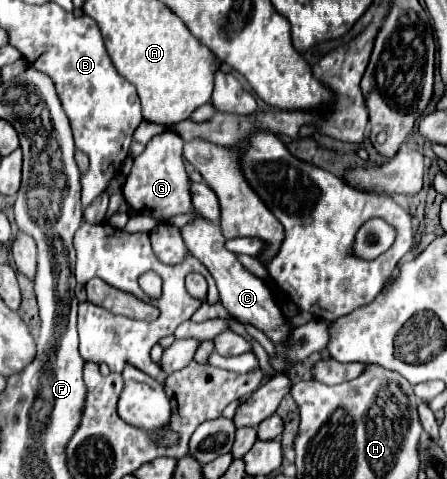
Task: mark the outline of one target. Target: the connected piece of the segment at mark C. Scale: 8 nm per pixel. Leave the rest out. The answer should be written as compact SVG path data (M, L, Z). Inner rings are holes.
M197 218L195 222L187 224L183 230L183 240L187 244L187 250L199 258L207 270L211 272L211 276L215 278L217 282L217 288L219 288L219 296L221 296L221 304L239 320L239 322L249 322L253 324L255 328L259 328L261 332L265 332L271 342L287 342L289 340L289 334L293 330L293 326L283 318L281 310L277 308L275 300L273 300L273 294L269 292L269 288L265 286L265 282L257 276L253 276L251 272L247 272L239 260L225 248L225 238L219 230L219 224L217 222L211 222L211 220L205 220L205 218Z

